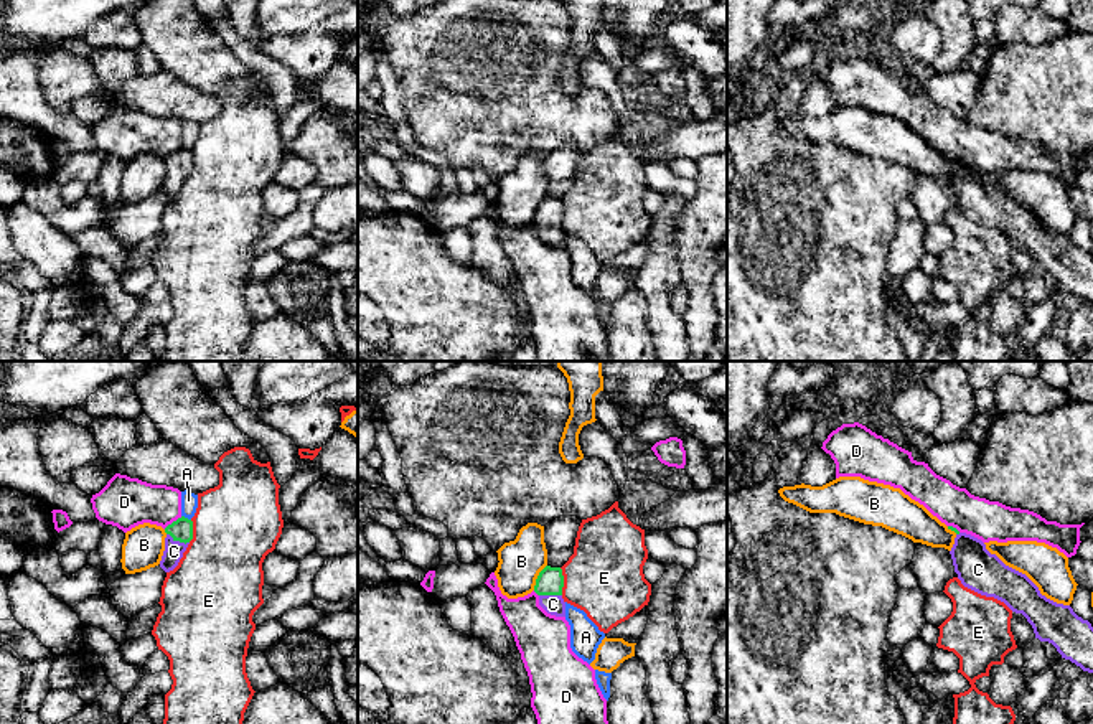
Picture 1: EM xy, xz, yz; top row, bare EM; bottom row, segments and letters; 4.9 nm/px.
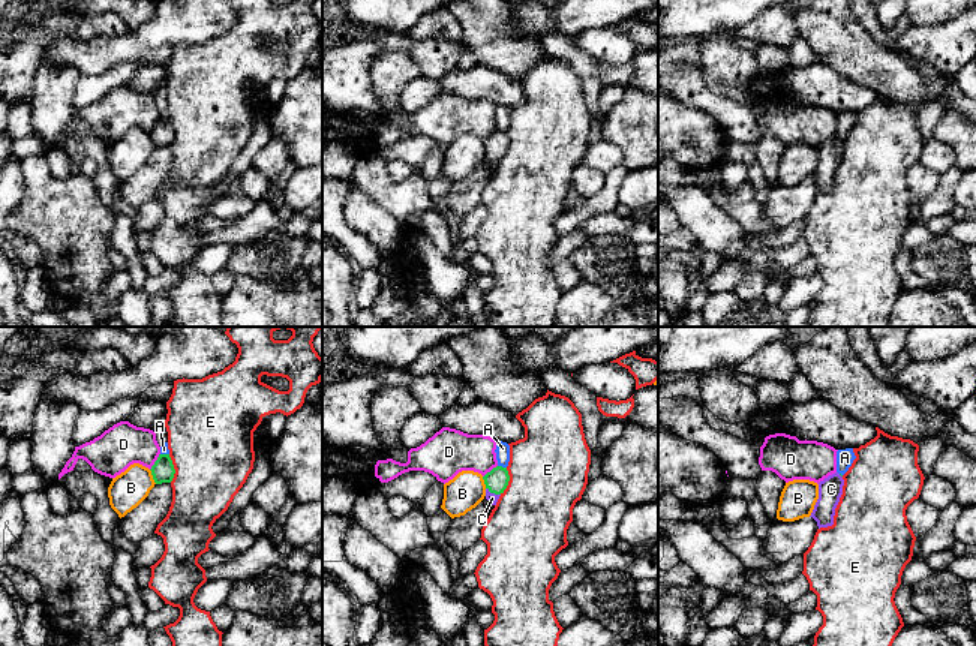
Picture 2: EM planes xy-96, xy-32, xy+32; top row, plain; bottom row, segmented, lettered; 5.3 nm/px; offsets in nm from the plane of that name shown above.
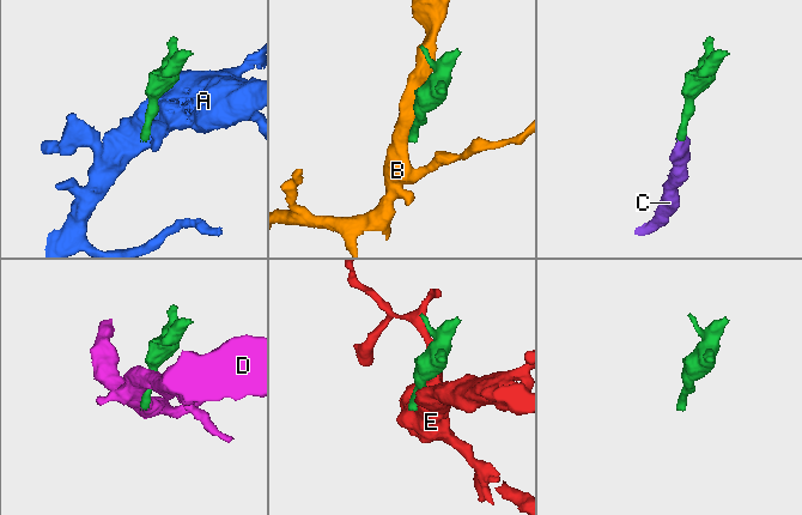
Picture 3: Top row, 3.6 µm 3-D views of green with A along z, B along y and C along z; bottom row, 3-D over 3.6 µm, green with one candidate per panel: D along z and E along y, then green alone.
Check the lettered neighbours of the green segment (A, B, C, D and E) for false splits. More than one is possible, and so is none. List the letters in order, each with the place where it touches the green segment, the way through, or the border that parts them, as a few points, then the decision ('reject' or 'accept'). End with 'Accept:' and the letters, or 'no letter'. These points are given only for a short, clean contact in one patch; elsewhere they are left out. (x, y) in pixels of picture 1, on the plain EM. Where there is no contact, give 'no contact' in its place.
A: contact xy (187, 149); border xy (182, 145), (190, 150); reject
B: contact xz (538, 208); border xz (546, 195), (533, 220); reject
C: contact xy (178, 170); way xy (182, 160), (178, 170), (173, 182); accept
D: contact xy (173, 152); reject
E: contact xz (562, 211); reject
Accept: C

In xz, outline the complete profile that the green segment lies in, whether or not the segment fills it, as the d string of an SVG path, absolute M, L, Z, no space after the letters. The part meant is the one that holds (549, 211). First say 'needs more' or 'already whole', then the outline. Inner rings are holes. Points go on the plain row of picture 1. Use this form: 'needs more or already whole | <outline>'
needs more | M546 196L534 216L539 226L539 236L551 246L565 247L565 233L562 229L564 206L561 198Z

